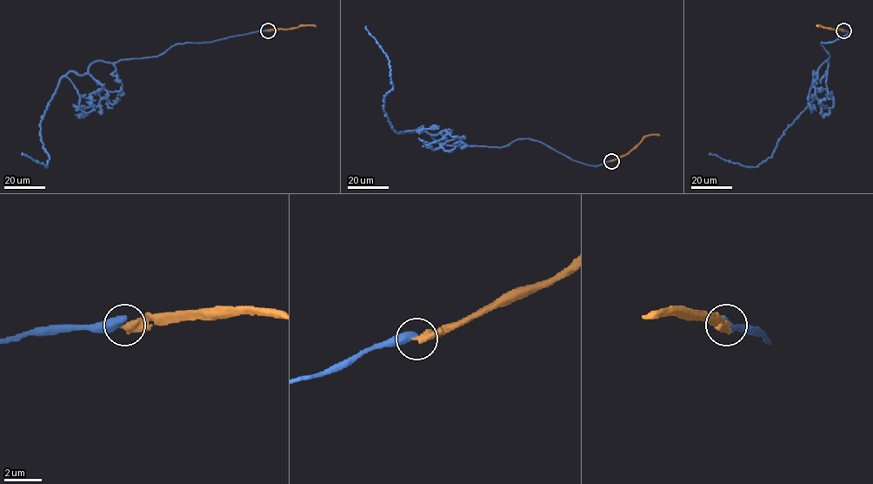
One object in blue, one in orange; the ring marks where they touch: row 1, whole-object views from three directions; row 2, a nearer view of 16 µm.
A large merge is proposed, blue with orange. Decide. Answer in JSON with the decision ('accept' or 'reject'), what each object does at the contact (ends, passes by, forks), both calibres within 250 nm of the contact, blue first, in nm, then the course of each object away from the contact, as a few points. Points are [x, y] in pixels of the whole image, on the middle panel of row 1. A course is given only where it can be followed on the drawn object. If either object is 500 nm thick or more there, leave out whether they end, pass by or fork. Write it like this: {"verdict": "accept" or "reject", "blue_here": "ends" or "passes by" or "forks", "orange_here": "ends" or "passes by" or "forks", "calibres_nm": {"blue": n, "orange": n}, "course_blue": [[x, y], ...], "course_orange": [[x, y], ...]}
{"verdict": "reject", "blue_here": "ends", "orange_here": "ends", "calibres_nm": {"blue": 480, "orange": 460}, "course_blue": [[611, 161], [583, 164], [527, 138], [449, 145], [396, 131], [383, 110], [388, 58], [365, 26]], "course_orange": [[611, 161], [626, 155], [646, 136], [659, 135]]}

